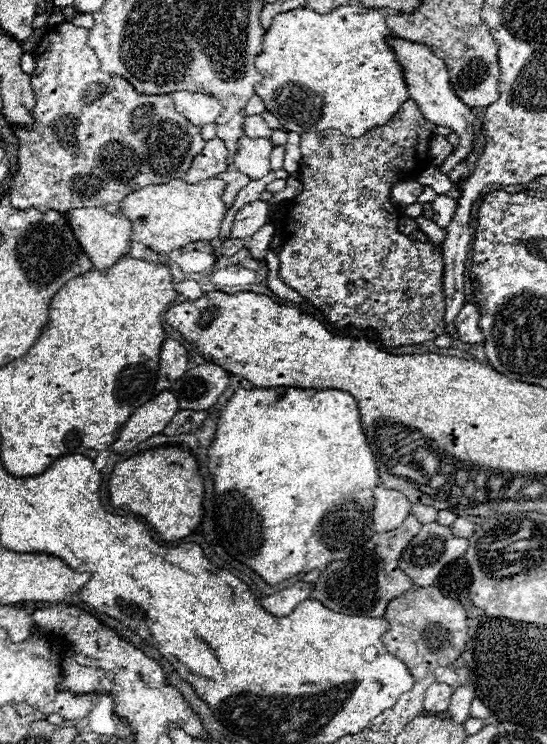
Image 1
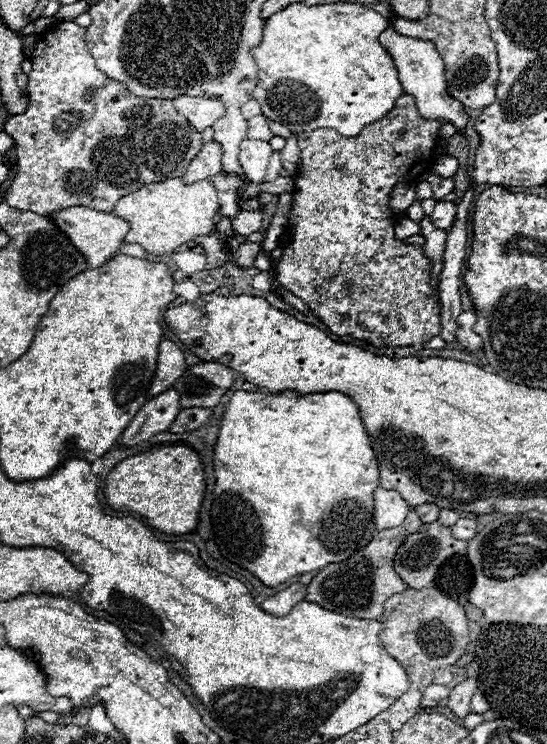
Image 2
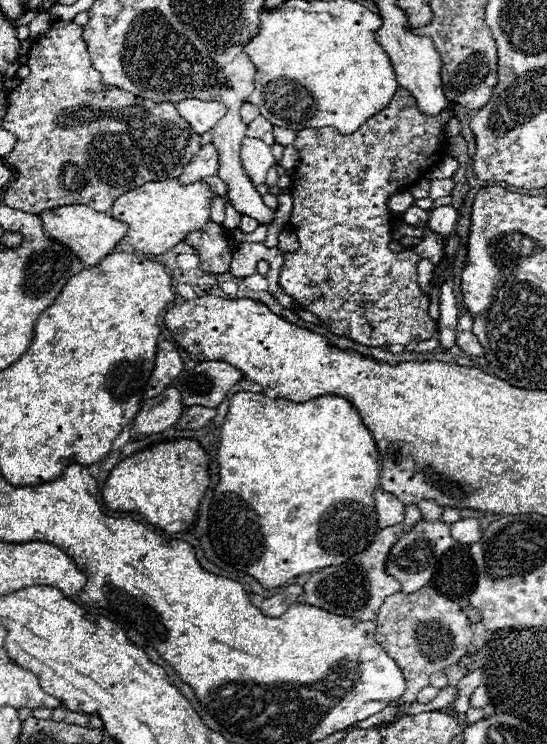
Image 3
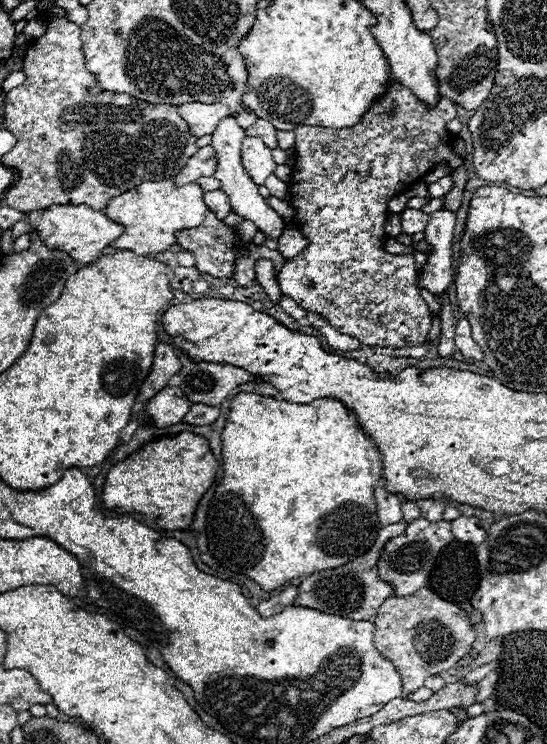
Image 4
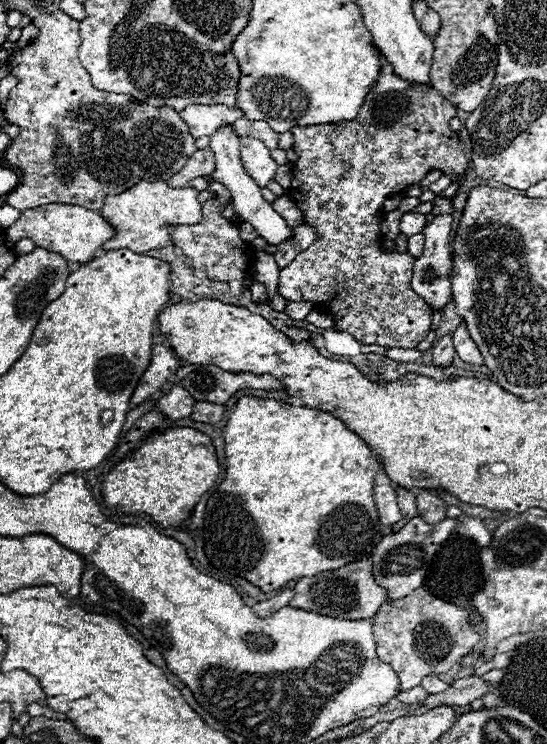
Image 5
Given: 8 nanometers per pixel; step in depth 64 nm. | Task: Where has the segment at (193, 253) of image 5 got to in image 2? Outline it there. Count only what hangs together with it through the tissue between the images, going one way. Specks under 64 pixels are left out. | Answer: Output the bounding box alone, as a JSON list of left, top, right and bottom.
[194,230,228,270]

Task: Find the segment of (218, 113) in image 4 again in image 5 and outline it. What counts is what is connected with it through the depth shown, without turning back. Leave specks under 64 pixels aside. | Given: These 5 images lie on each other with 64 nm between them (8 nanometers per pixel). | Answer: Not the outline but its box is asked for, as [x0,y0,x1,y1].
[180,104,244,138]

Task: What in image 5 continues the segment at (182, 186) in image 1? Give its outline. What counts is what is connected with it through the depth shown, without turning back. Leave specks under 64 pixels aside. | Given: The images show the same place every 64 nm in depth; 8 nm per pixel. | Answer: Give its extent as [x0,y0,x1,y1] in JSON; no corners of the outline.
[98,182,202,254]

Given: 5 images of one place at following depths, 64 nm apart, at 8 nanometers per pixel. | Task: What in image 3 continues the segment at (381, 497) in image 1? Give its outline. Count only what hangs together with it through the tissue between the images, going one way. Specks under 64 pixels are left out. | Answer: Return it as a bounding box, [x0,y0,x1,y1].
[374,488,404,526]

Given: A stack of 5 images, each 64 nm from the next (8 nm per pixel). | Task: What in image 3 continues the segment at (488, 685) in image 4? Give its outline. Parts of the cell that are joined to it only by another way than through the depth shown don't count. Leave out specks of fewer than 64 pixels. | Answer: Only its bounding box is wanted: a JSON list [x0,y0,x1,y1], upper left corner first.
[470,684,488,708]

